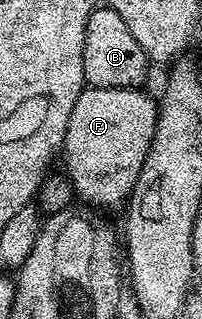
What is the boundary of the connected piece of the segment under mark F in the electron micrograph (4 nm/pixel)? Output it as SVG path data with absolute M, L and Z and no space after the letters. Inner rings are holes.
M87 86L80 97L76 97L76 105L72 105L64 144L64 171L74 187L75 196L79 200L82 198L91 208L121 208L129 200L130 192L140 177L158 120L155 96L144 92L132 87Z

